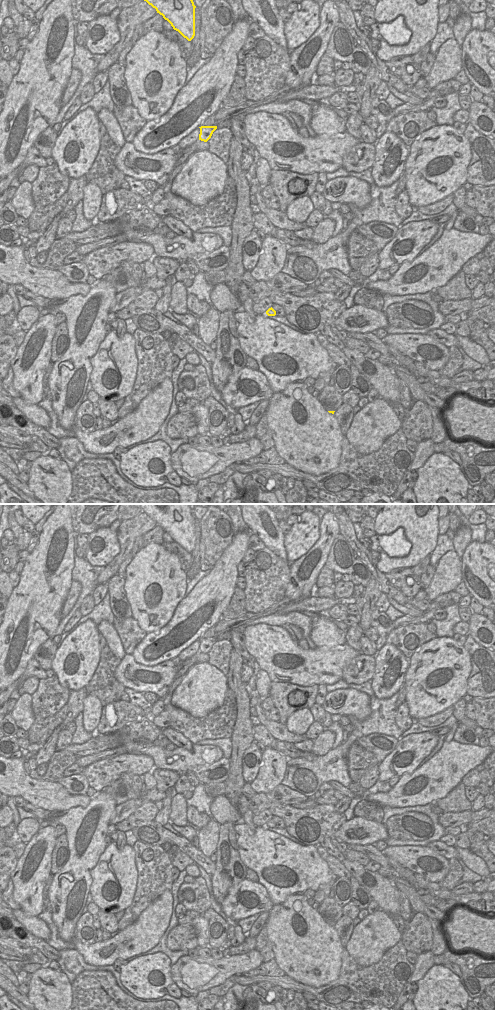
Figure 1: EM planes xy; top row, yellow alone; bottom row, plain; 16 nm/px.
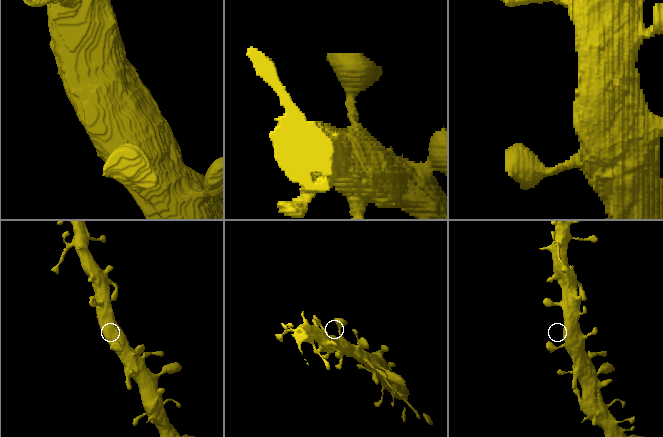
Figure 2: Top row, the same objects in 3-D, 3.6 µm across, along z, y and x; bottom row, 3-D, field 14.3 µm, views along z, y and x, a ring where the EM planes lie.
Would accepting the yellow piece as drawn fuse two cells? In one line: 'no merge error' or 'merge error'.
no merge error

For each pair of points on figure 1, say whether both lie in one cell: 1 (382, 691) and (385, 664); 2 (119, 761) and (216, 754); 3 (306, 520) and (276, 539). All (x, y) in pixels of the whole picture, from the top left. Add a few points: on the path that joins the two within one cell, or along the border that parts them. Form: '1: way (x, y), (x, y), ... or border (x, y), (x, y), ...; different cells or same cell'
1: way (381, 684), (385, 671); same cell
2: border (129, 753), (149, 755), (155, 767); different cells
3: border (284, 535), (284, 548), (287, 558); different cells

